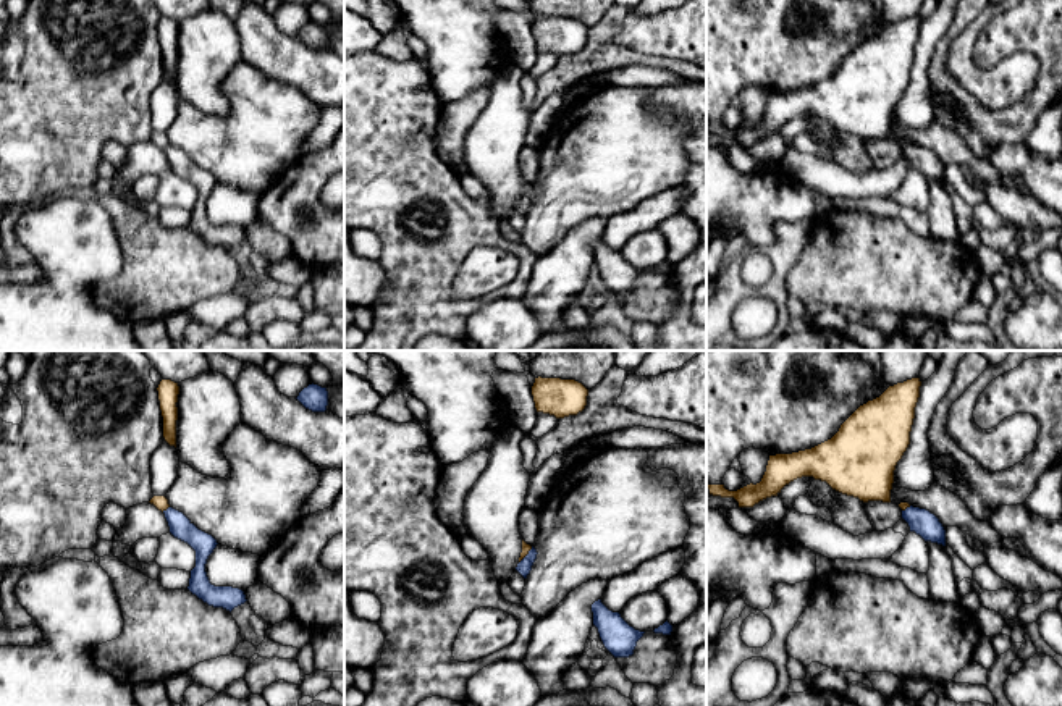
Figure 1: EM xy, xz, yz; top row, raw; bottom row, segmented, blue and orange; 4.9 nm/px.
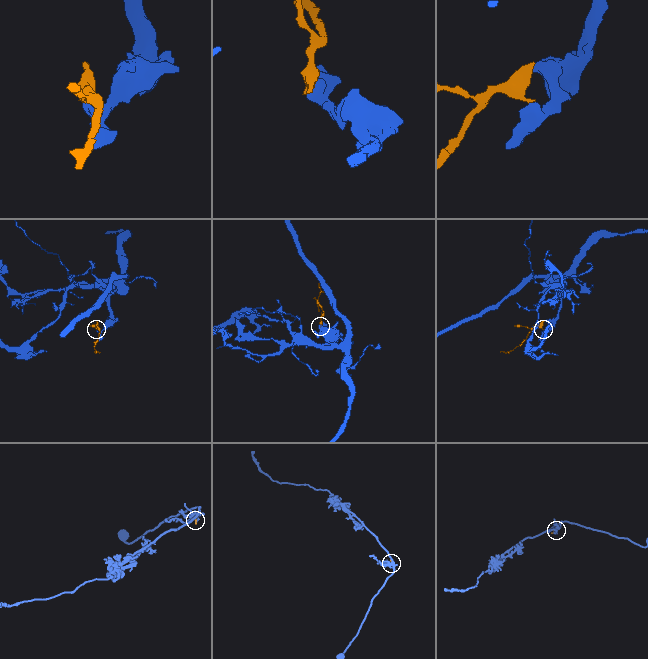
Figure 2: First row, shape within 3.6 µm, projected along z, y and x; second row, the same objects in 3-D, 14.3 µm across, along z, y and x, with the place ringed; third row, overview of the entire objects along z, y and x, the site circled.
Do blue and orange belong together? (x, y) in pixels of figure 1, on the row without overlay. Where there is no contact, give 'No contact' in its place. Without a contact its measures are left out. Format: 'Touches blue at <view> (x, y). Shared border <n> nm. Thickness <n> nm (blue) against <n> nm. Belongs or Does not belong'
Touches blue at xy (167, 147). Shared border 50 nm. Thickness 110 nm (blue) against 70 nm. Does not belong

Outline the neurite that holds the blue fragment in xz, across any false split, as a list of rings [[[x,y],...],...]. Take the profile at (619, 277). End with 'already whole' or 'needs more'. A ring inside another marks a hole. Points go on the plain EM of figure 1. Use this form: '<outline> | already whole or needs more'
[[[601,237],[592,242],[593,263],[598,267],[605,286],[614,296],[629,296],[634,292],[637,279],[645,270],[630,265],[619,250],[609,249]]] | already whole

